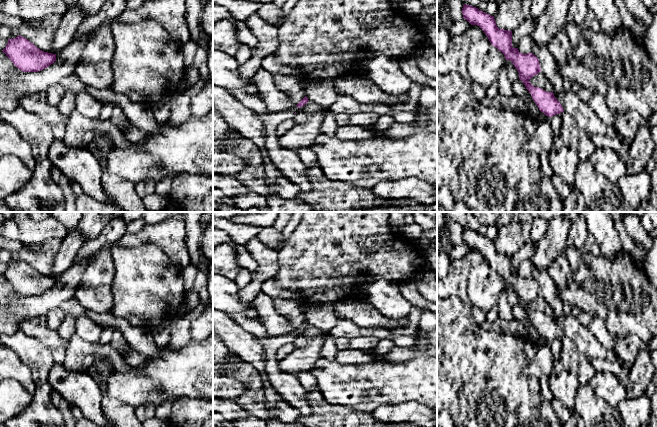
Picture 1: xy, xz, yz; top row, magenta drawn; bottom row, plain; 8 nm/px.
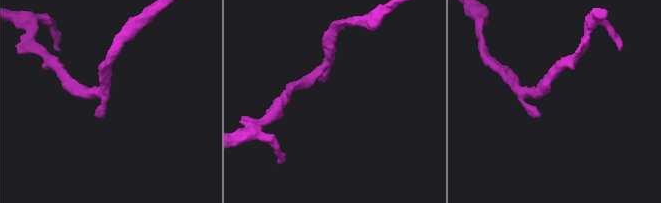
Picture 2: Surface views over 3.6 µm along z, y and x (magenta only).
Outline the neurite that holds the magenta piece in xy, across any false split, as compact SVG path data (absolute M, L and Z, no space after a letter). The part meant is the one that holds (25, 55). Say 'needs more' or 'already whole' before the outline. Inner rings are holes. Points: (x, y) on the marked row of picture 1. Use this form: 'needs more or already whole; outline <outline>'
already whole; outline M20 35L8 39L8 43L2 51L23 72L38 72L56 61L56 54L40 50Z

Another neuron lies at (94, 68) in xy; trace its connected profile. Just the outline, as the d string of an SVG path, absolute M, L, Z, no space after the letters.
M101 26L89 38L75 74L86 85L106 89L113 82L114 36L110 26Z

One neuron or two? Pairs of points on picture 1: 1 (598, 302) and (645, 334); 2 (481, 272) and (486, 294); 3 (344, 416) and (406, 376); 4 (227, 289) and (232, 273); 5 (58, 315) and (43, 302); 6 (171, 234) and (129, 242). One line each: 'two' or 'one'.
1: one
2: one
3: two
4: two
5: two
6: one

